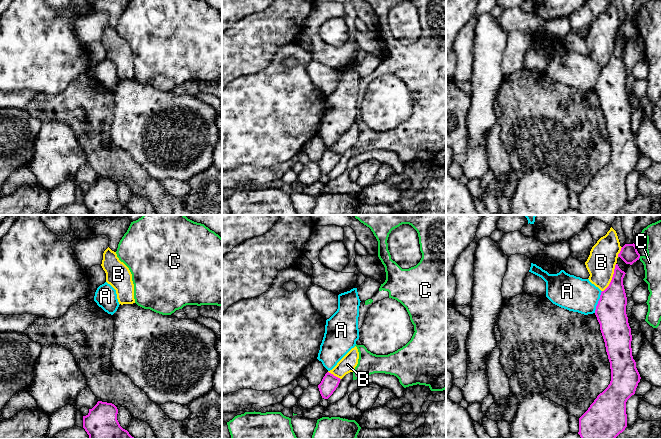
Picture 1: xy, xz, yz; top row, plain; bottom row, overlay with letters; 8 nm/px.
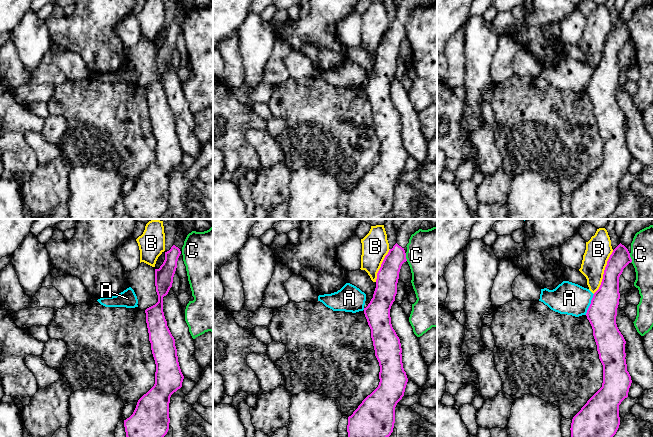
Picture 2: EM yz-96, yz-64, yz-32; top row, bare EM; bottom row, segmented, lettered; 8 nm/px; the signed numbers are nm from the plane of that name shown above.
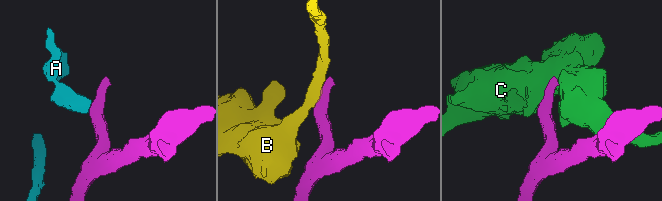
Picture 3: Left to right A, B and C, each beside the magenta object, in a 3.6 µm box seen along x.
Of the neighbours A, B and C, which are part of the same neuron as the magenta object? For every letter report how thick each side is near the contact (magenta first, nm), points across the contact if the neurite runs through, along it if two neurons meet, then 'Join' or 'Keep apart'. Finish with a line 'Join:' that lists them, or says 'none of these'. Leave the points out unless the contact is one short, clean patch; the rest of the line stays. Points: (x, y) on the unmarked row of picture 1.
A: Thickness 240 nm (magenta) against 280 nm. Boundary: yz (602, 67), (594, 88). Keep apart
B: Thickness 240 nm (magenta) against 220 nm. Boundary: yz (616, 40), (610, 59), (602, 67). Keep apart
C: Thickness 140 nm (magenta) against 140 nm. Boundary: yz (640, 32), (638, 34). Keep apart
Join: none of these

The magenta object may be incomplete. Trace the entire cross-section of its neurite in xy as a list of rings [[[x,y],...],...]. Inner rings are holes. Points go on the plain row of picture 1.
[[[98,177],[89,185],[89,189],[83,192],[83,204],[89,211],[89,215],[136,215],[123,205],[117,196],[118,185],[112,179]]]

